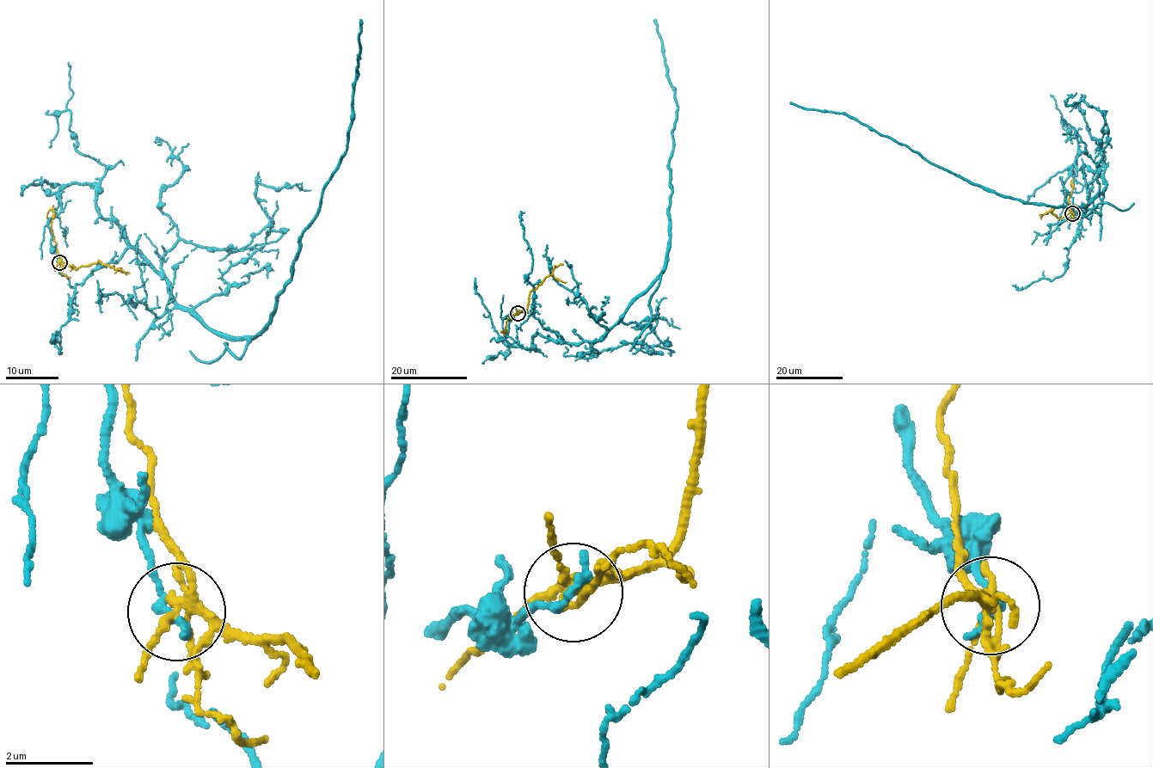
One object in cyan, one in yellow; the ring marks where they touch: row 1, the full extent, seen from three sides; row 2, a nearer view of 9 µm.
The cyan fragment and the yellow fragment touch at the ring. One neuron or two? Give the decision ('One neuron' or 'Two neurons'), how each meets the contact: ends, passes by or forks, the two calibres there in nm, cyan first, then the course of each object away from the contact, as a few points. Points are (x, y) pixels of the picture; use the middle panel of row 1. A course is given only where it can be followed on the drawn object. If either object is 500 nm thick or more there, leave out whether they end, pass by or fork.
Two neurons. At the ring cyan ends. At the ring yellow forks. Thickness 240 nm (cyan) against 190 nm. Course of cyan: (517, 313), (502, 319), (511, 346), (530, 347), (536, 334), (600, 339), (660, 273), (677, 107), (653, 19). Course of yellow: (518, 314), (527, 308), (530, 294), (547, 277), (552, 274), (566, 281)

